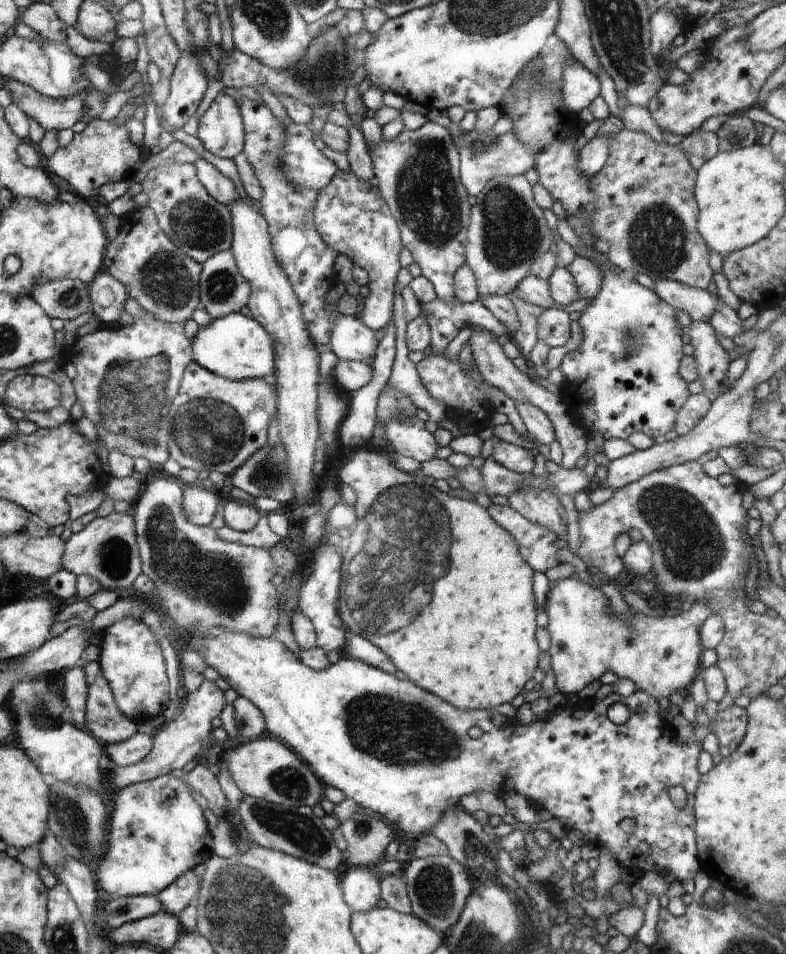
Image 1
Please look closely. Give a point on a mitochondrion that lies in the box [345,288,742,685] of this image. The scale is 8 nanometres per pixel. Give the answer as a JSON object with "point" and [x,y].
{"point":[691,546]}

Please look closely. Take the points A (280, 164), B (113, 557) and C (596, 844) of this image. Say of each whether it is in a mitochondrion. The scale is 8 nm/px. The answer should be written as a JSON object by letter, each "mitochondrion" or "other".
{"A":"other","B":"mitochondrion","C":"other"}

